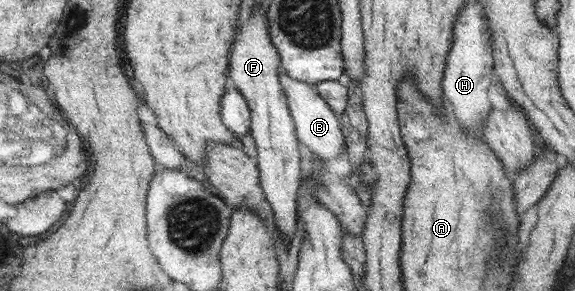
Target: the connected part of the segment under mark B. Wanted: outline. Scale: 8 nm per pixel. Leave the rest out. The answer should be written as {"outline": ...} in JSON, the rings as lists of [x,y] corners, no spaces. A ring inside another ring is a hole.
{"outline":[[[288,73],[280,74],[280,81],[284,85],[285,94],[288,95],[288,105],[292,111],[296,131],[300,140],[313,154],[323,160],[337,158],[343,154],[345,146],[345,134],[341,130],[340,115],[332,109],[332,106],[320,95],[316,85],[309,84],[293,78]]]}

